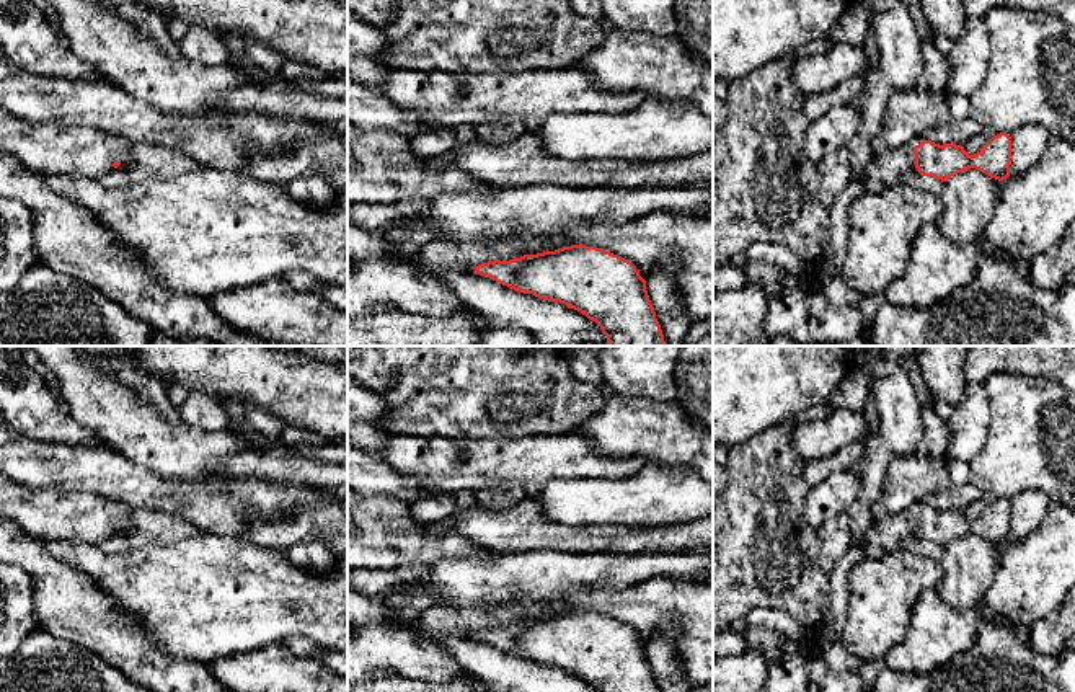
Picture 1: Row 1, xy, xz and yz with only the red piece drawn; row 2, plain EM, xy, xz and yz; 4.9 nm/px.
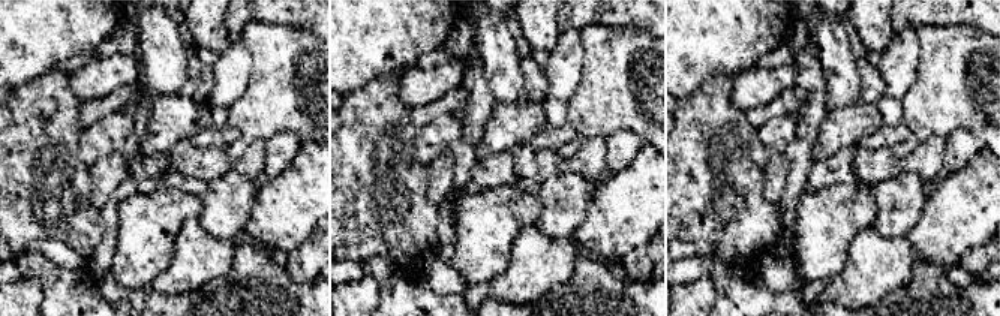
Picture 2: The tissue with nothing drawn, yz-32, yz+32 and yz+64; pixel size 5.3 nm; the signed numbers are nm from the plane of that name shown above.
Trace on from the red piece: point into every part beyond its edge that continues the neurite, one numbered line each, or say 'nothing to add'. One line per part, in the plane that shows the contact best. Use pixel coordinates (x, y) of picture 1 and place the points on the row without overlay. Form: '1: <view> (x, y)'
1: yz (917, 506)

